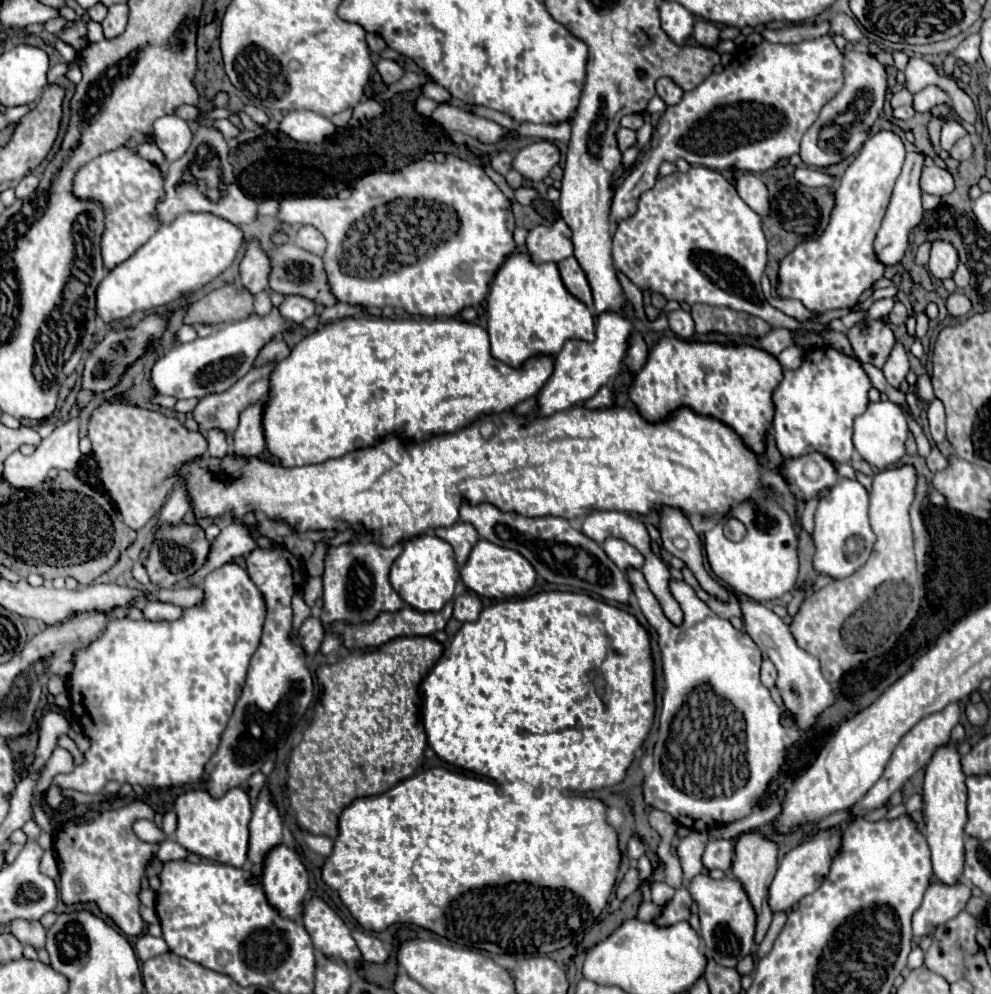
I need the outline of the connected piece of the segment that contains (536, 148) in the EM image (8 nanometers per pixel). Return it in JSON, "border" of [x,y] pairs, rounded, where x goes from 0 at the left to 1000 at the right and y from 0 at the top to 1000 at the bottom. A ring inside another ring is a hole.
{"border":[[[546,141],[546,143],[538,143],[530,149],[526,149],[520,155],[518,169],[524,175],[528,175],[532,181],[544,183],[554,175],[554,171],[560,165],[564,165],[564,161],[566,161],[566,153],[564,153],[562,145],[554,143],[554,141]]]}

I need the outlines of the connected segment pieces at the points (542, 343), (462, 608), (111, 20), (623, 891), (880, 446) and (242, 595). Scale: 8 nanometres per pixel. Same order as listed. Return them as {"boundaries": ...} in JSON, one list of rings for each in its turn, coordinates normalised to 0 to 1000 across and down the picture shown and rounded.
{"boundaries":[[[[520,254],[506,266],[494,288],[491,297],[491,334],[495,340],[495,356],[514,368],[526,368],[540,356],[560,358],[566,354],[570,342],[584,340],[596,344],[600,340],[600,322],[596,312],[570,290],[562,266],[538,266],[534,254]]],[[[469,596],[469,598],[465,598],[463,602],[459,602],[457,620],[459,620],[463,626],[477,626],[477,624],[481,624],[485,612],[487,612],[487,608],[485,608],[483,600],[477,598],[477,596]]],[[[114,4],[110,6],[110,12],[106,20],[102,22],[106,30],[106,38],[116,38],[126,30],[128,24],[128,4]]],[[[635,873],[635,877],[629,881],[629,885],[627,885],[627,889],[625,889],[625,893],[623,893],[623,903],[625,905],[631,905],[637,897],[641,897],[643,893],[645,893],[645,873]]],[[[897,402],[879,404],[875,412],[863,421],[863,437],[861,437],[861,449],[863,453],[885,473],[893,473],[907,465],[907,461],[913,457],[913,443],[917,439],[917,431],[913,425],[913,419],[909,410]]],[[[231,565],[231,567],[215,573],[205,586],[205,598],[207,600],[205,600],[203,608],[185,612],[183,622],[175,624],[175,626],[169,626],[169,624],[162,624],[162,626],[132,624],[132,622],[114,624],[114,626],[110,626],[106,638],[98,646],[94,646],[90,652],[86,652],[82,656],[78,656],[76,674],[70,682],[70,702],[74,706],[74,720],[78,722],[84,736],[92,744],[92,753],[86,759],[86,767],[82,771],[76,771],[76,775],[72,779],[58,779],[53,783],[53,791],[62,793],[62,795],[80,795],[86,799],[98,799],[98,797],[102,797],[102,793],[106,791],[108,785],[120,785],[122,789],[140,789],[140,791],[154,791],[154,793],[156,791],[158,793],[197,791],[203,787],[203,781],[207,779],[207,769],[213,765],[215,757],[219,757],[219,748],[223,746],[223,738],[227,734],[227,728],[231,726],[231,720],[235,718],[235,710],[243,698],[245,688],[247,688],[251,664],[261,650],[261,642],[263,642],[267,618],[269,618],[269,608],[267,608],[267,602],[263,600],[263,594],[255,588],[249,573],[245,573],[237,565]]]]}

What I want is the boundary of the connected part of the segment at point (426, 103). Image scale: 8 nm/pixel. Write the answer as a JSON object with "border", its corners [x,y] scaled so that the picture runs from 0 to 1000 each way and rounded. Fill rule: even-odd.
{"border":[[[423,97],[423,99],[421,99],[421,103],[419,103],[419,113],[423,113],[423,115],[425,115],[425,117],[429,117],[429,119],[433,119],[433,117],[435,117],[435,113],[437,113],[441,107],[443,107],[441,103],[431,101],[431,99]]]}

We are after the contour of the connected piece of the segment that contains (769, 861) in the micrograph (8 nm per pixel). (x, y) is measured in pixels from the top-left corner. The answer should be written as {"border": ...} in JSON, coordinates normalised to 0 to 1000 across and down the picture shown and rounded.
{"border":[[[752,837],[744,843],[740,879],[748,885],[750,893],[754,895],[754,899],[758,903],[758,909],[764,918],[764,938],[762,938],[764,950],[770,946],[772,938],[776,936],[778,924],[780,924],[780,915],[776,913],[776,889],[780,887],[780,881],[784,877],[784,869],[786,869],[786,851],[784,851],[782,843],[776,843],[770,837]]]}

